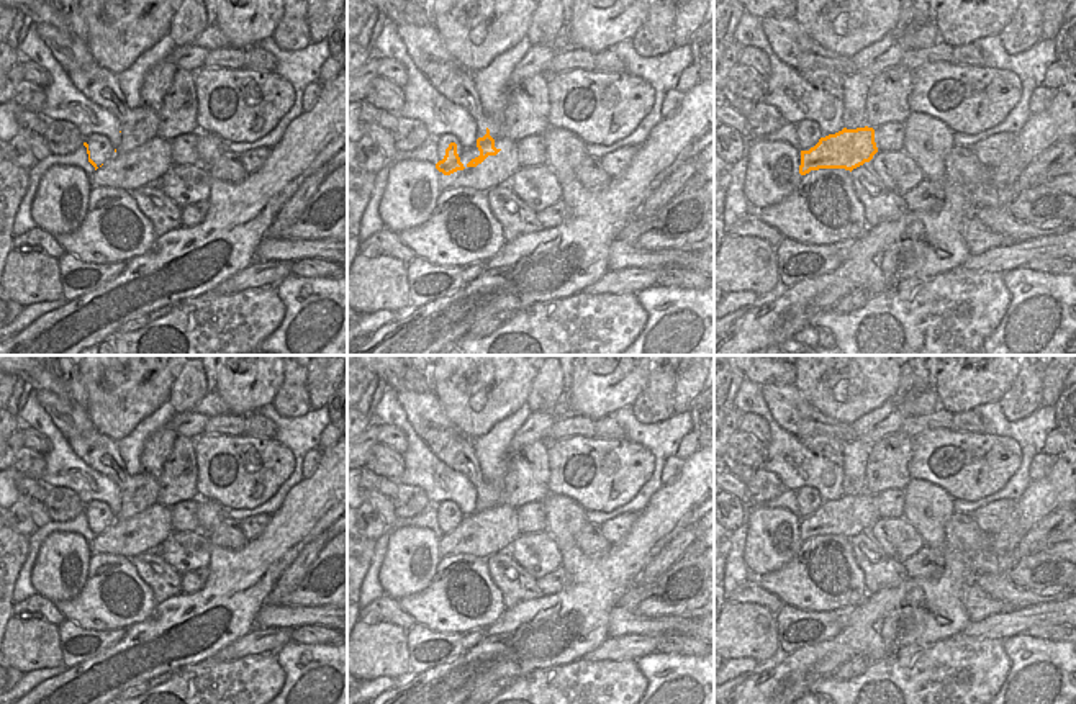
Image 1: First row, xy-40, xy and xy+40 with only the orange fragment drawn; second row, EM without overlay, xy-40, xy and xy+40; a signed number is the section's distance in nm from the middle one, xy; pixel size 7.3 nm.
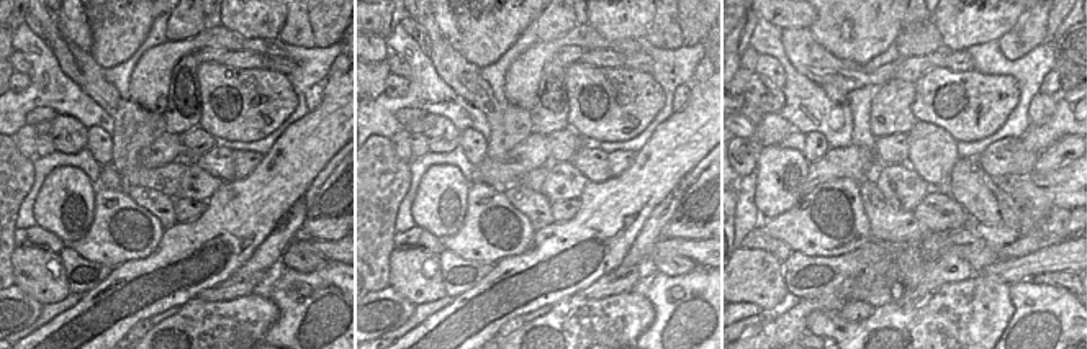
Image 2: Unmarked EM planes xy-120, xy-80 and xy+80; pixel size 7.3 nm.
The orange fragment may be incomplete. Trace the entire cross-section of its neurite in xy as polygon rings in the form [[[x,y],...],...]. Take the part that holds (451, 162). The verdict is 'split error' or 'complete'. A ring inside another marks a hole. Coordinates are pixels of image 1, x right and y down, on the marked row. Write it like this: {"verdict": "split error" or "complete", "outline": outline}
{"verdict": "complete", "outline": [[[450,142],[449,147],[445,149],[445,156],[442,160],[436,164],[436,169],[442,172],[444,175],[450,175],[457,170],[463,170],[463,164],[460,162],[460,157],[457,154],[457,144]]]}

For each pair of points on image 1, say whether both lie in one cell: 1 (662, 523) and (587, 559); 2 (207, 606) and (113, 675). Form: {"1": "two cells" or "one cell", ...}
{"1": "one cell", "2": "one cell"}

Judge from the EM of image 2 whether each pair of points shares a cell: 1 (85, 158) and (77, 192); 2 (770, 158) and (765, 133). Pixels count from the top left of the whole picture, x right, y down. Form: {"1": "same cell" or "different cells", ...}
{"1": "different cells", "2": "different cells"}

